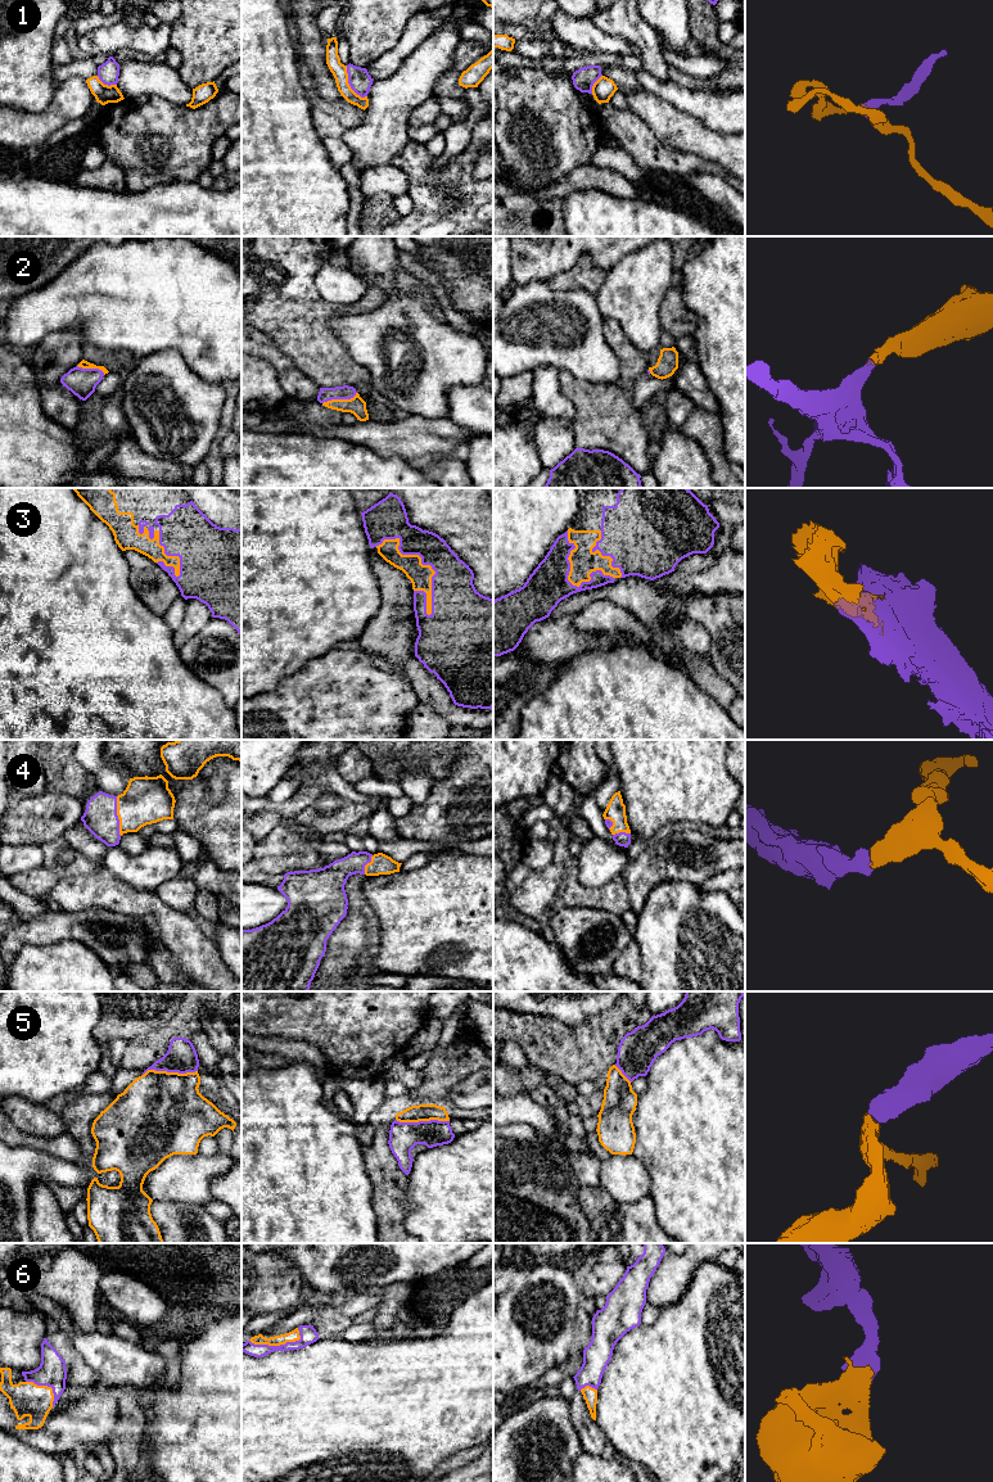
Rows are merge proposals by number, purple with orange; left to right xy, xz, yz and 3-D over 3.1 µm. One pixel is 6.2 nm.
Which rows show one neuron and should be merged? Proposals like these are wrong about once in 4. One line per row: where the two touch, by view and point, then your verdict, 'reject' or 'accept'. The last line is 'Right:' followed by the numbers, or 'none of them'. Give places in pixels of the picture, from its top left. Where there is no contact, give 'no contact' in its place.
1: xz (350, 85) | reject
2: xz (339, 398) | accept
3: xz (421, 561) | accept
4: xy (117, 816) | accept
5: xy (170, 1071) | accept
6: xz (275, 1346) | accept
Right: 2, 3, 4, 5, 6

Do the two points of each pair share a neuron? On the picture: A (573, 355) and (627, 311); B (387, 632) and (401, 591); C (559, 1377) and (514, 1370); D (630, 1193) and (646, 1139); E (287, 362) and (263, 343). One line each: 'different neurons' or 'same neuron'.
A: different neurons
B: same neuron
C: different neurons
D: different neurons
E: same neuron

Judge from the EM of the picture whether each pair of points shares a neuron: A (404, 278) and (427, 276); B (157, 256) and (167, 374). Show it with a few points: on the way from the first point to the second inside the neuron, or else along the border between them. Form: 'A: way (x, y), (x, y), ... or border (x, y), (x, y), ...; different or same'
A: border (401, 266), (419, 281); different
B: border (140, 357), (159, 351), (175, 349), (190, 367); different

